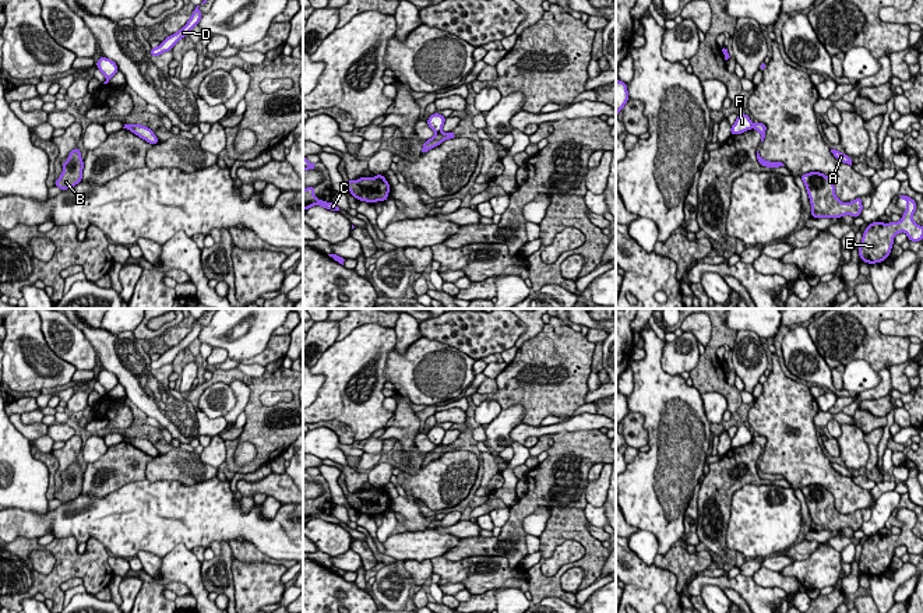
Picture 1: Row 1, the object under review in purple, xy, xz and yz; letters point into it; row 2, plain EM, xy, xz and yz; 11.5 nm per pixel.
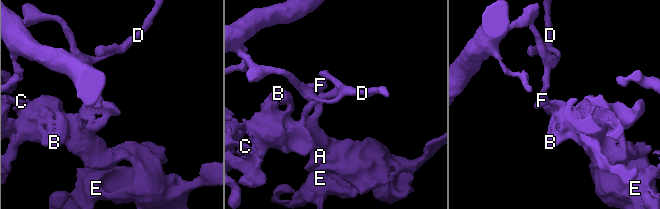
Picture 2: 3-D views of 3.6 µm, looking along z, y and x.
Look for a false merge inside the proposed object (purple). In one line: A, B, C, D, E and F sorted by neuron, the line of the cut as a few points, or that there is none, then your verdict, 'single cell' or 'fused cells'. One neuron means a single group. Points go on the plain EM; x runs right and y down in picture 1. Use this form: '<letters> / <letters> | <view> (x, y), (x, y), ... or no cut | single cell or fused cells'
A B C E / D F | xz (440, 443), (437, 446) | fused cells

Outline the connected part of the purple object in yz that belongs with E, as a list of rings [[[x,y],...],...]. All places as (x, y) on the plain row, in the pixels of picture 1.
[[[899,508],[906,514],[906,524],[899,535],[884,536],[881,533],[869,536],[863,545],[859,560],[859,570],[869,577],[883,575],[891,567],[894,550],[896,546],[905,545],[909,554],[920,554],[923,552],[923,539],[913,535],[916,525],[916,514],[908,508]]]

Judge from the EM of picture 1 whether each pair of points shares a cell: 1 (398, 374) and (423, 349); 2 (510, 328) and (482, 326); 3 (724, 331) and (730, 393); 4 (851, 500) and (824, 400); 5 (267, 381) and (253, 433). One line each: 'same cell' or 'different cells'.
1: same cell
2: same cell
3: same cell
4: different cells
5: same cell

